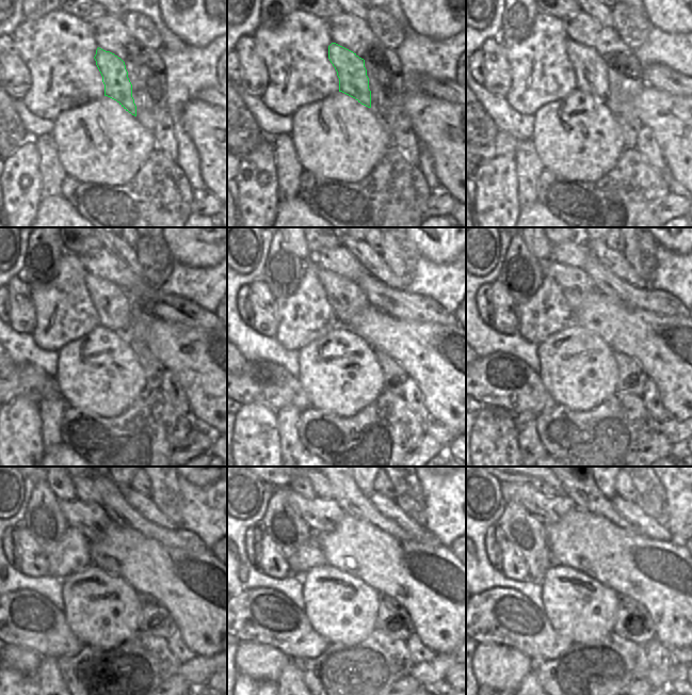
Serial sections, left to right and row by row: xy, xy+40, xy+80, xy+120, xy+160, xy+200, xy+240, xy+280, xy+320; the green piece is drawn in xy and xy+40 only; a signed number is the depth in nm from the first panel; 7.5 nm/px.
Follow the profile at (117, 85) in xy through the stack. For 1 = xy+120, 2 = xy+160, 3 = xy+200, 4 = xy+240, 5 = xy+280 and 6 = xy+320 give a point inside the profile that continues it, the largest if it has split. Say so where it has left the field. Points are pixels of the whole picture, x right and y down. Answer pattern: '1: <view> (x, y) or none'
1: xy+120 (111, 303)
2: xy+160 (344, 297)
3: xy+200 (576, 285)
4: xy+240 (90, 518)
5: xy+280 (322, 516)
6: xy+320 (548, 510)

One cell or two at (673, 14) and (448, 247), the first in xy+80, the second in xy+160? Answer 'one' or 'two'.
one

